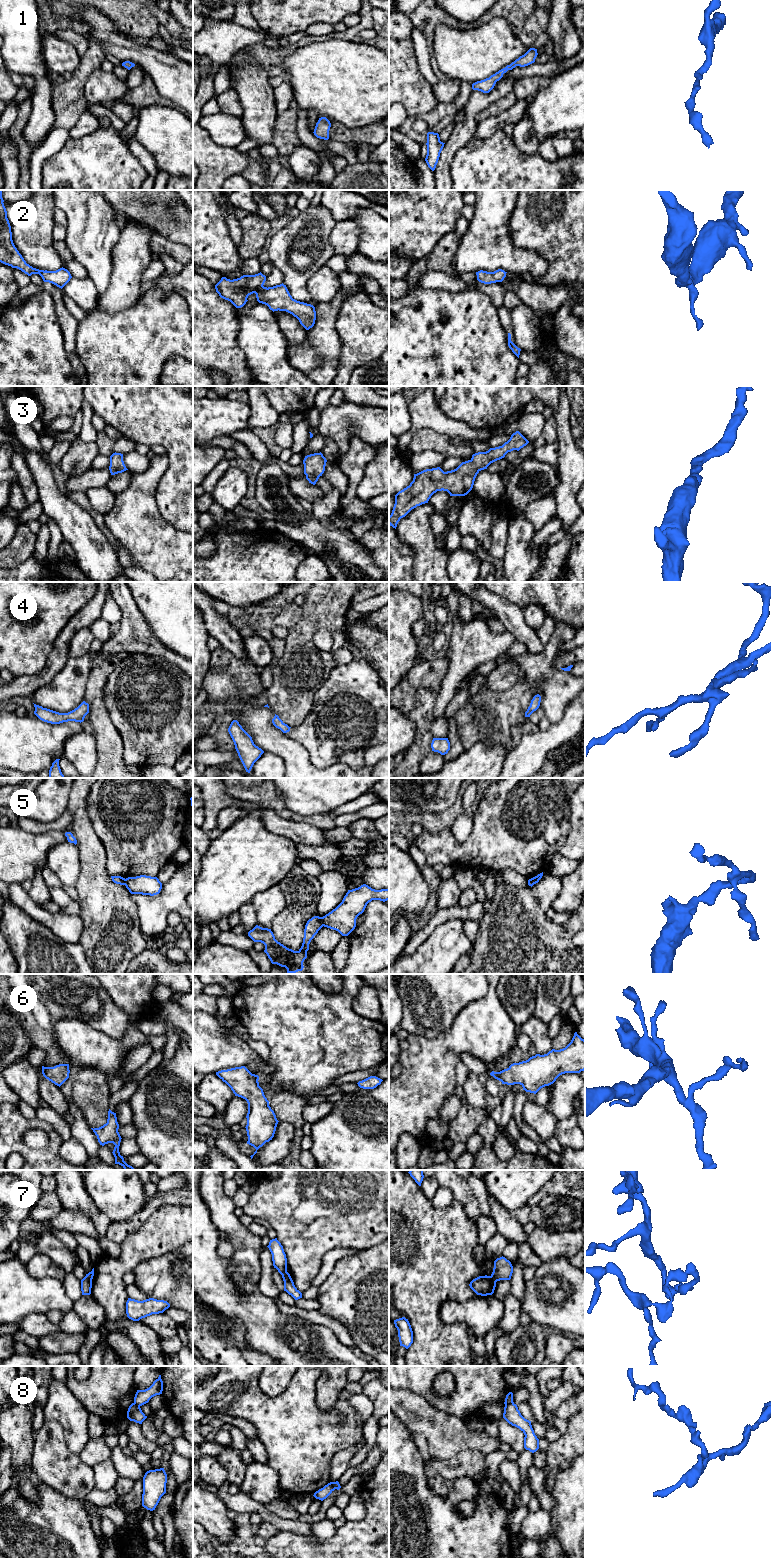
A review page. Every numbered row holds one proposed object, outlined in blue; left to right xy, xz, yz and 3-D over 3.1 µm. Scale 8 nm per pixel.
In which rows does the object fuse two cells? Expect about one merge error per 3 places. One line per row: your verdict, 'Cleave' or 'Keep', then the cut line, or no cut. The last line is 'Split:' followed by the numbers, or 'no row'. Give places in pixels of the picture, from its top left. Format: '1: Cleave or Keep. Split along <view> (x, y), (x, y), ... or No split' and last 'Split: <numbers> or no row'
1: Keep. No split
2: Keep. No split
3: Keep. No split
4: Keep. No split
5: Cleave. Split along xz (320, 917), (323, 925)
6: Keep. No split
7: Cleave. Split along yz (489, 1276), (495, 1282)
8: Cleave. Split along yz (512, 1401), (505, 1404)
Split: 5, 7, 8

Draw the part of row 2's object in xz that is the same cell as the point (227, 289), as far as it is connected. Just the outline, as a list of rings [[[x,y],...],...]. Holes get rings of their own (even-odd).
[[[261,272],[255,275],[243,275],[240,278],[233,280],[222,277],[221,280],[215,285],[215,289],[221,298],[230,301],[236,308],[243,307],[248,301],[248,296],[255,293],[257,301],[259,303],[267,305],[273,312],[279,310],[286,311],[292,314],[299,320],[300,324],[306,330],[309,330],[314,326],[316,320],[316,311],[313,305],[293,299],[286,285],[284,285],[283,283],[267,288],[263,286],[265,281],[266,276],[263,275]]]

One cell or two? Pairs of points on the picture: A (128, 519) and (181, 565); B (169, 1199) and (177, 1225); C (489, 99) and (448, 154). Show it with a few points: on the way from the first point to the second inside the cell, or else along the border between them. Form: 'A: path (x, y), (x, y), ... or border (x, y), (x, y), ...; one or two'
A: path (141, 529), (163, 551), (168, 553); one
B: border (182, 1205), (161, 1205), (150, 1215); two
C: path (474, 110), (469, 116), (468, 125), (457, 139); one

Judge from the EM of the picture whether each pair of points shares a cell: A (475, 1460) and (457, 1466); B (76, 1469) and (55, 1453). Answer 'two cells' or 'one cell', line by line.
A: one cell
B: one cell

